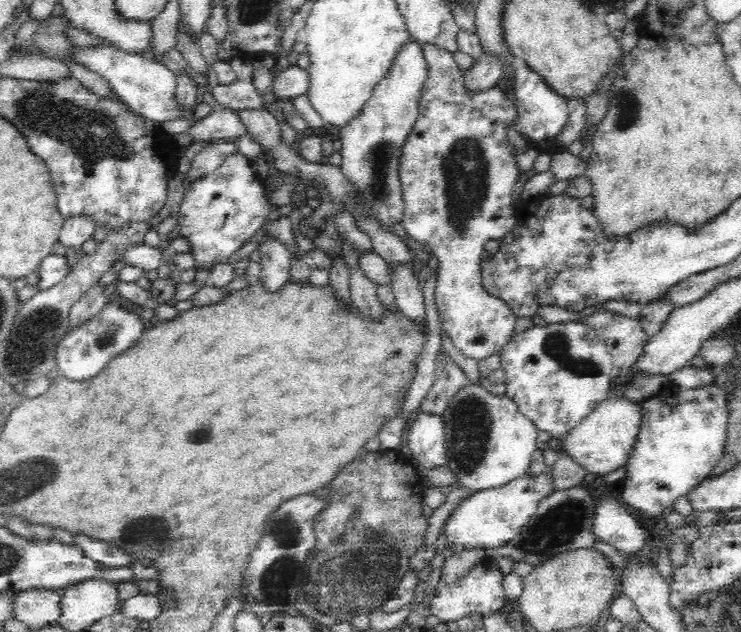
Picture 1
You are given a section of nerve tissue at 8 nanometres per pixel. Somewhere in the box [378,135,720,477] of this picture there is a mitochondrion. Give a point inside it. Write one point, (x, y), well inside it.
(556, 346)

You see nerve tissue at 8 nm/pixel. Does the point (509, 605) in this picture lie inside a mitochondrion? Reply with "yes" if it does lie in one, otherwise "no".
no

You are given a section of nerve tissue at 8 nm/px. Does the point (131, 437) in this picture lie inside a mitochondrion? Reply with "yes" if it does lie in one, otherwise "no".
no

